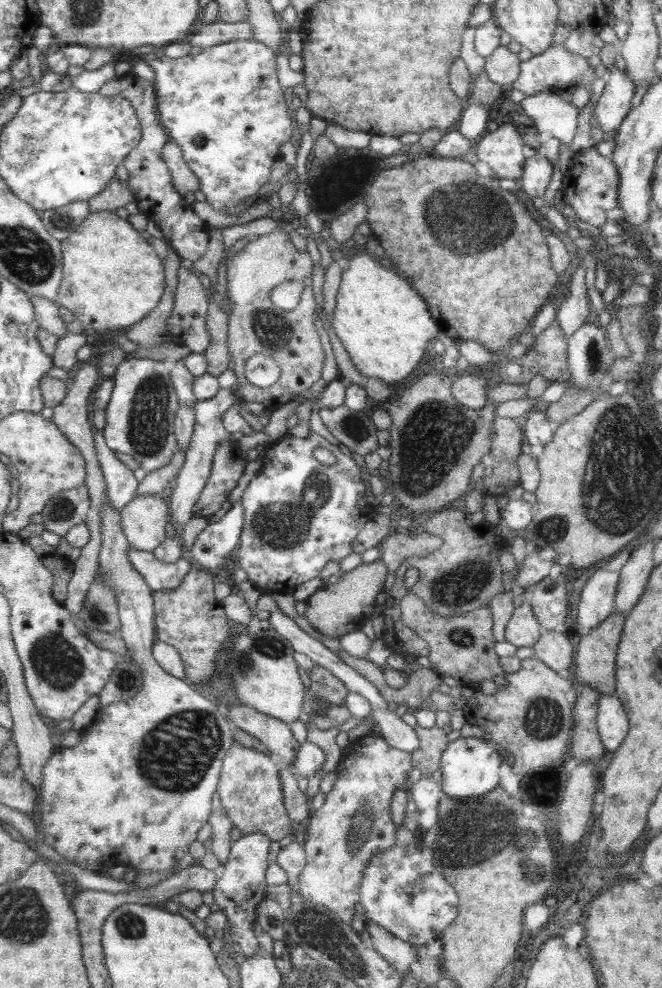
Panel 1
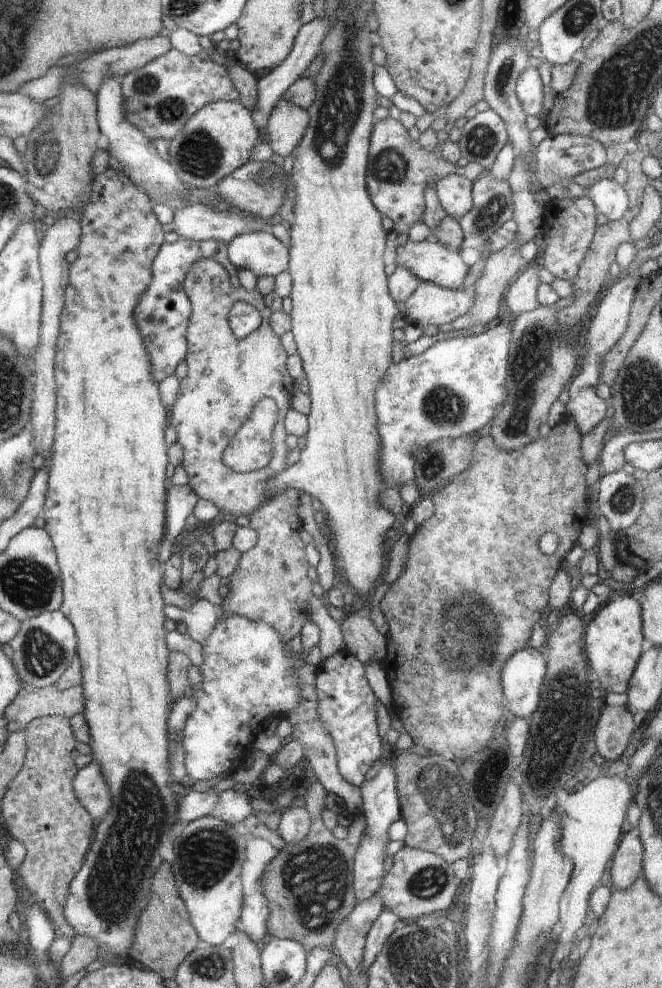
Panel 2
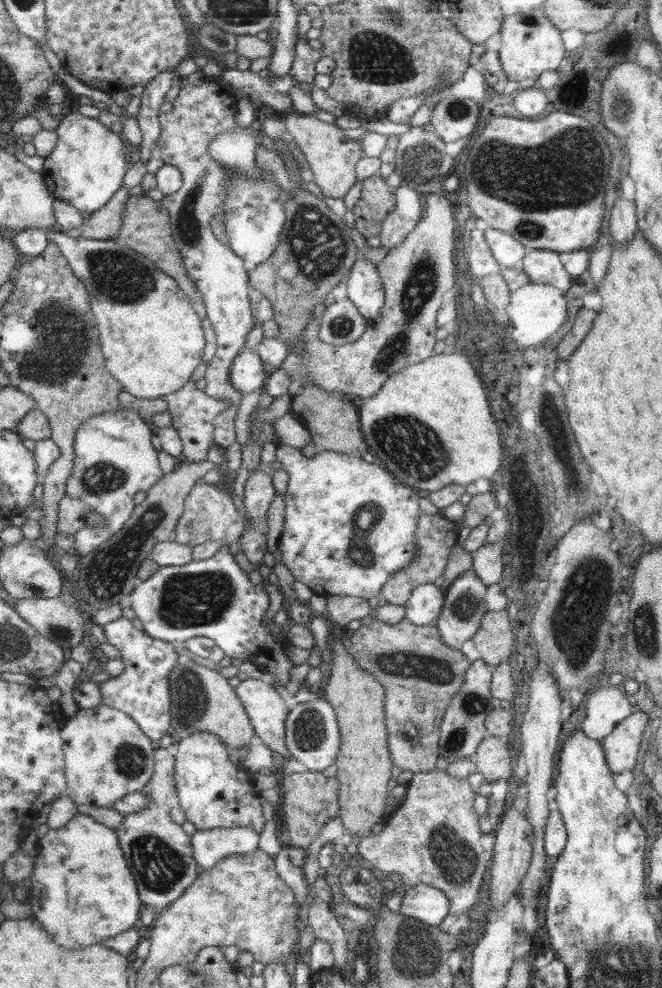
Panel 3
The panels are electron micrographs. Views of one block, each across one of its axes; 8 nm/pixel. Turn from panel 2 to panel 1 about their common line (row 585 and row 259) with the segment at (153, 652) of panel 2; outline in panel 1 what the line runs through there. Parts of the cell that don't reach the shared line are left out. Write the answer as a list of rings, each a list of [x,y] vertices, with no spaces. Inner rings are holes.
[[[96,211],[90,213],[86,217],[80,226],[76,227],[76,230],[70,233],[68,238],[61,241],[61,253],[63,256],[63,271],[62,271],[62,283],[58,292],[58,304],[61,307],[65,307],[71,311],[71,315],[78,320],[87,329],[92,328],[96,333],[104,333],[106,330],[115,330],[116,328],[128,329],[134,324],[142,321],[158,304],[162,299],[165,290],[165,267],[163,266],[163,260],[158,257],[152,245],[148,243],[146,239],[141,236],[137,230],[128,222],[127,219],[122,219],[116,215],[116,212],[112,211]]]

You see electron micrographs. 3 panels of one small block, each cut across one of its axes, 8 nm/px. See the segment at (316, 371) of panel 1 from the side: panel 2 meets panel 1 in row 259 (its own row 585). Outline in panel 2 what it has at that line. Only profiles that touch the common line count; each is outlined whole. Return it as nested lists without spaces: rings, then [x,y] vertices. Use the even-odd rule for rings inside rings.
[[[290,488],[272,495],[249,515],[249,527],[256,531],[257,543],[240,556],[234,574],[229,577],[229,592],[219,608],[222,618],[242,616],[252,622],[268,624],[285,643],[300,634],[302,626],[309,620],[308,600],[313,595],[305,544],[300,539],[303,524],[298,517],[299,504],[296,488]]]

